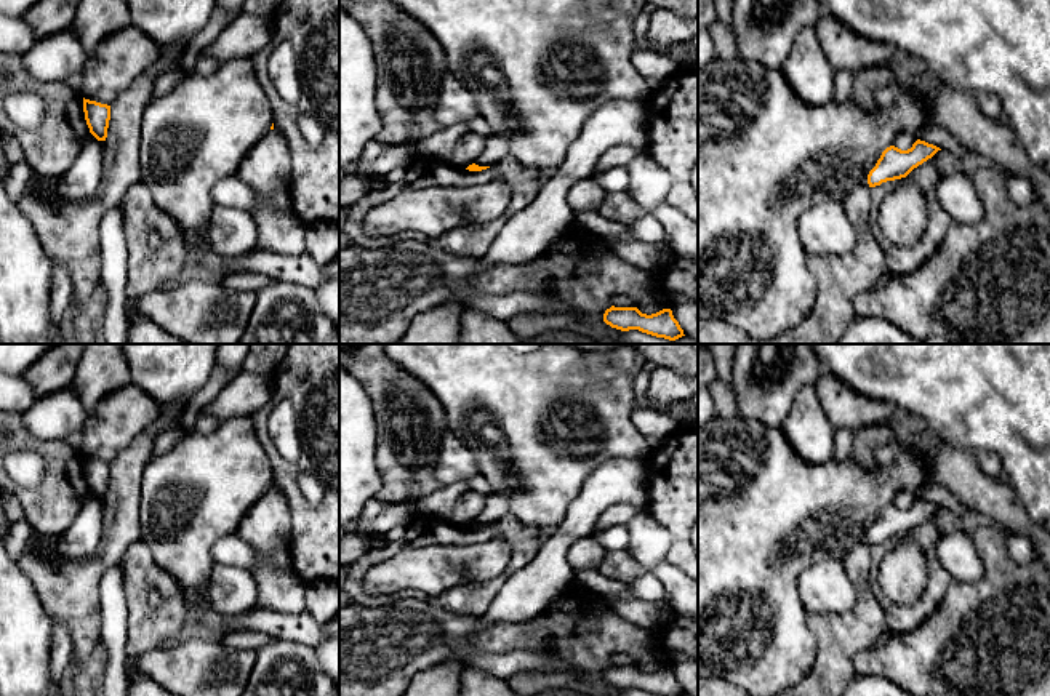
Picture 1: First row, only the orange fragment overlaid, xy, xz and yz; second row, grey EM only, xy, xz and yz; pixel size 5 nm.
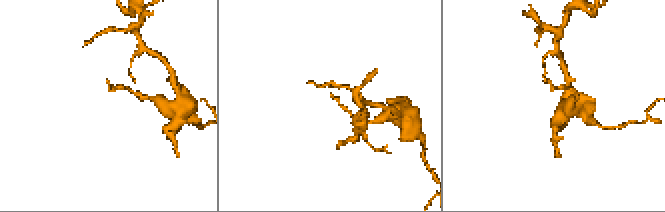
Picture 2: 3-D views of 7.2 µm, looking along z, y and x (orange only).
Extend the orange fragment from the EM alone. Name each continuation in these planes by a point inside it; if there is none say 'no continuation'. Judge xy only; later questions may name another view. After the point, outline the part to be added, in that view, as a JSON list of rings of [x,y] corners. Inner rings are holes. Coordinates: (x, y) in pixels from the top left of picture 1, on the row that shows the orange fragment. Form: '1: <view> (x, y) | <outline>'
no continuation

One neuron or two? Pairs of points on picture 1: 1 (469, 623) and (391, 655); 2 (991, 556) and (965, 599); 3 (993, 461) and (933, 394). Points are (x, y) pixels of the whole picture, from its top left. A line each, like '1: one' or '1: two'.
1: one
2: one
3: two

